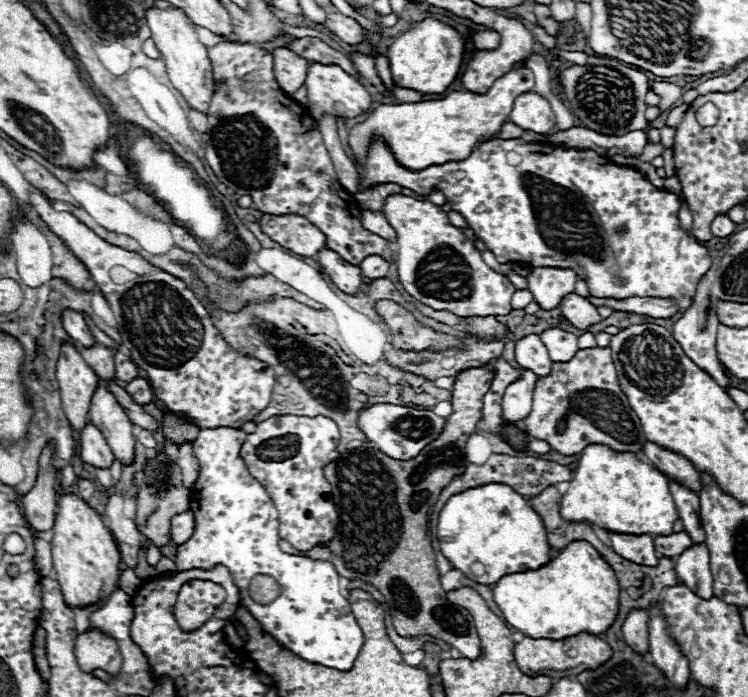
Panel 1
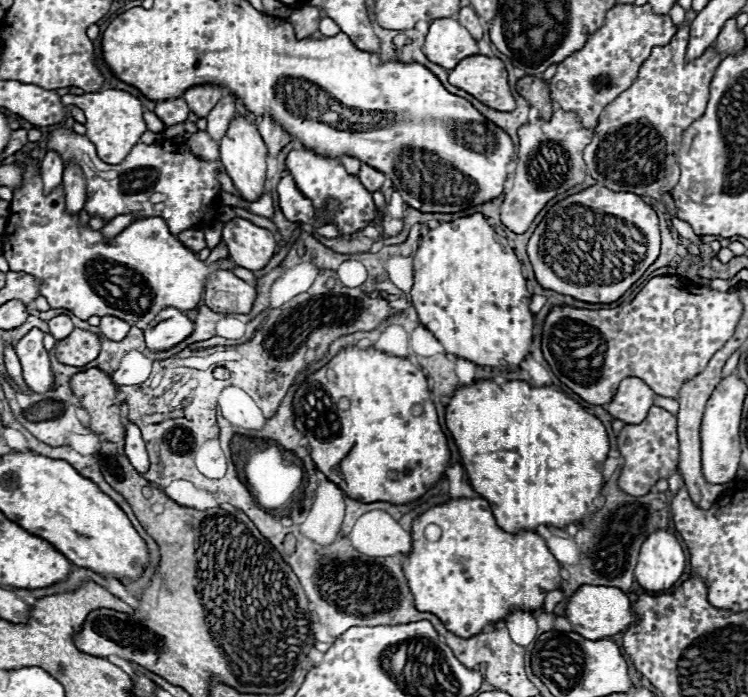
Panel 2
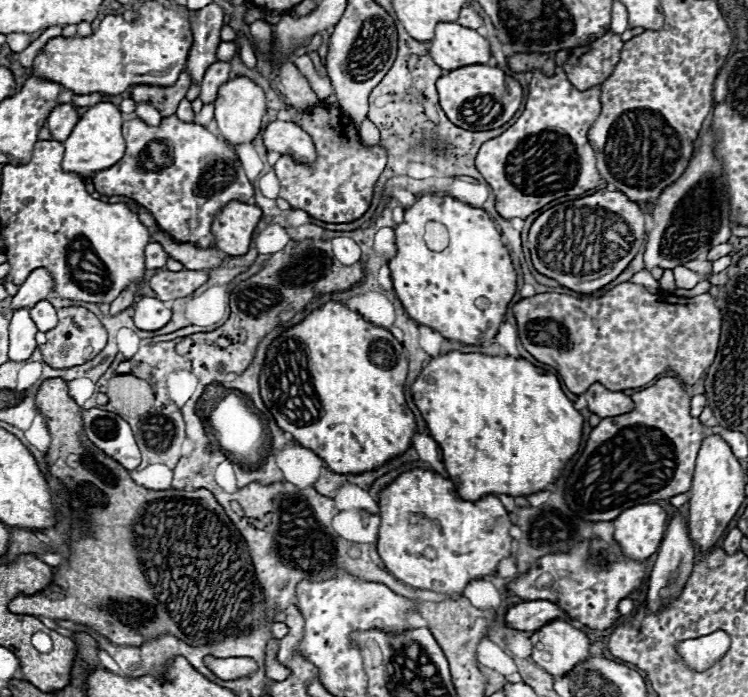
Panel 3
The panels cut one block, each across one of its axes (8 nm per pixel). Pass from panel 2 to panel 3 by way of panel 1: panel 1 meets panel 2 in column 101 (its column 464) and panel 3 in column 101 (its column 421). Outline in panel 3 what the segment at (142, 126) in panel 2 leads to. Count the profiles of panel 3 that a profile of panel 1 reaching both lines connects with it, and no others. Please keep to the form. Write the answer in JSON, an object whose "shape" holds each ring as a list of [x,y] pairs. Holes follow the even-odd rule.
{"shape":[[[98,102],[78,120],[70,136],[64,140],[64,158],[62,168],[78,176],[90,176],[98,170],[114,166],[124,156],[124,138],[122,138],[122,114],[112,102]]]}

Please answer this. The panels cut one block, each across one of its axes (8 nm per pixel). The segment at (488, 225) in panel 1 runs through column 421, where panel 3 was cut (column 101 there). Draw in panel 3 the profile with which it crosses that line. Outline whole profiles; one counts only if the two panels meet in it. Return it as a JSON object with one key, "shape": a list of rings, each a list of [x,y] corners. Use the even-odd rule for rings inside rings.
{"shape":[[[176,116],[162,118],[158,126],[148,126],[140,118],[124,120],[122,126],[124,126],[124,138],[126,138],[126,154],[114,166],[100,170],[92,176],[96,192],[106,196],[128,196],[136,200],[156,218],[160,230],[170,234],[172,240],[178,244],[196,244],[198,248],[216,248],[214,236],[210,232],[214,214],[222,206],[226,206],[230,200],[248,202],[248,198],[254,196],[254,187],[246,178],[236,152],[204,126],[194,122],[182,122]]]}

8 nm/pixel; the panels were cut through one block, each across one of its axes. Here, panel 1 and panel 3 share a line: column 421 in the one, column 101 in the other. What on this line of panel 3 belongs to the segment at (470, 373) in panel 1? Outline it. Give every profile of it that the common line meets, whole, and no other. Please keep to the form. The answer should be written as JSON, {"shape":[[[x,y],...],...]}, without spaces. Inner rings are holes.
{"shape":[[[48,378],[42,382],[42,386],[36,392],[36,408],[40,410],[40,414],[44,414],[46,420],[46,428],[50,432],[50,448],[46,450],[46,460],[48,460],[48,472],[54,474],[56,480],[62,482],[64,486],[64,494],[66,494],[66,502],[70,506],[70,548],[68,548],[68,562],[60,564],[54,568],[52,574],[52,582],[40,590],[38,594],[26,596],[26,594],[18,594],[8,602],[8,610],[12,610],[14,614],[30,614],[30,616],[48,616],[52,620],[56,618],[66,618],[72,620],[76,624],[86,624],[90,628],[94,628],[98,634],[106,636],[108,640],[112,640],[118,646],[140,646],[152,638],[156,638],[158,634],[174,634],[176,638],[180,638],[182,642],[190,644],[190,646],[200,646],[200,644],[208,644],[214,640],[222,640],[228,634],[238,634],[240,630],[248,628],[254,624],[256,618],[260,618],[262,612],[262,594],[256,586],[254,580],[254,568],[252,568],[252,560],[248,554],[248,546],[244,542],[244,538],[240,536],[240,532],[234,528],[234,524],[230,522],[230,518],[226,516],[226,512],[222,510],[222,506],[216,502],[216,498],[212,496],[212,492],[200,488],[200,490],[148,490],[144,486],[138,486],[126,468],[122,468],[116,460],[104,456],[96,446],[92,446],[92,442],[84,436],[82,430],[82,416],[80,416],[80,406],[72,400],[72,396],[68,394],[68,386],[62,378]]]}

